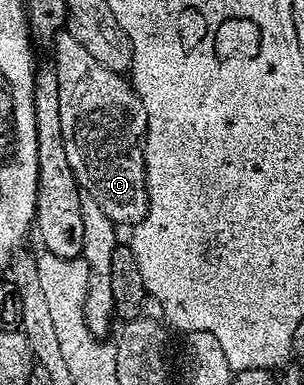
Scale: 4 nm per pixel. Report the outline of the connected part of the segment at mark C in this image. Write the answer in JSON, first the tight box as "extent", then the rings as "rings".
{"extent":[52,33,148,227],"rings":[[[57,33],[52,44],[52,58],[56,61],[56,118],[60,121],[60,138],[64,141],[63,161],[72,169],[81,191],[92,198],[112,222],[121,227],[131,227],[148,214],[142,145],[148,127],[146,108],[142,108],[142,100],[133,90],[131,81],[124,74],[102,68],[102,64],[98,64],[98,60],[94,60],[94,56],[90,56],[72,34]]]}

